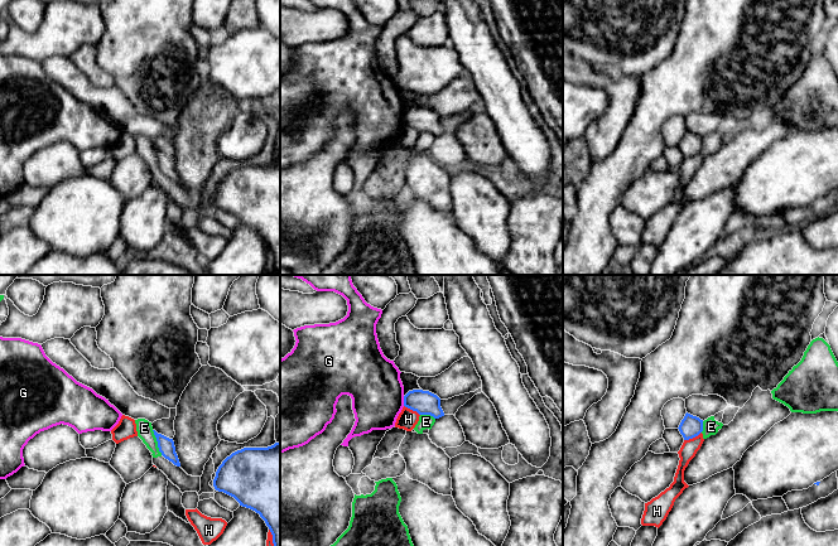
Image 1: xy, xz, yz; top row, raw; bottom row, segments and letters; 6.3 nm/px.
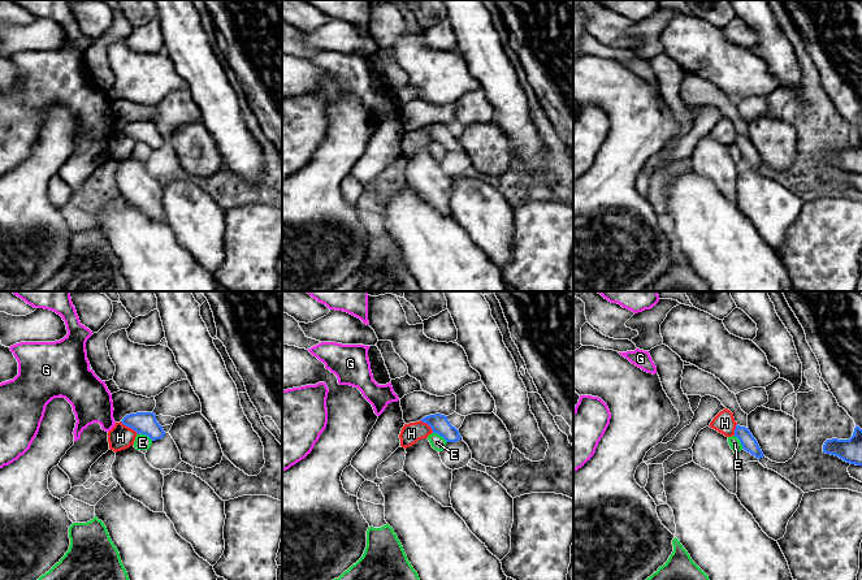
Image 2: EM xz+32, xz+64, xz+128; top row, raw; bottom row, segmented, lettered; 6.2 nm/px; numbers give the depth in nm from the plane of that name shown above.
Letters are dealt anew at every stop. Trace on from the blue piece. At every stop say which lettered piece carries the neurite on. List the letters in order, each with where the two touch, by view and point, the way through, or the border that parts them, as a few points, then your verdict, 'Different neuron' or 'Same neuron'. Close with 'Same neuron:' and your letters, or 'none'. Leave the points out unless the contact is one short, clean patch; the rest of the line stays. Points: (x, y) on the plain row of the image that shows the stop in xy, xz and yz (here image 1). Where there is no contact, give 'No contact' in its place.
E: Touches blue at xy (158, 160). Boundary: xy (152, 148), (158, 168), (162, 172). Different neuron
G: Touches blue at xz (404, 119). Boundary: xz (403, 114), (404, 122). Different neuron
H: Touches blue at yz (692, 155). Different neuron
Same neuron: none

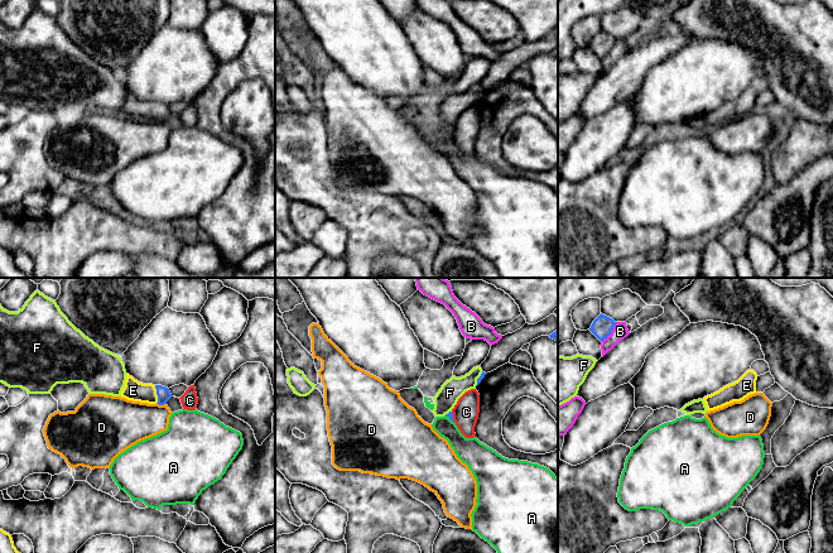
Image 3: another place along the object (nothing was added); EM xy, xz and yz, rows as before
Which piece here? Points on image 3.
A: Touches blue at xz (449, 135). Boundary: xz (446, 131), (453, 139). Different neuron
B: Touches blue at yz (611, 48). Different neuron
C: Touches blue at xz (452, 134). Different neuron
D: Touches blue at xy (162, 121). Boundary: xy (157, 120), (165, 121). Different neuron
E: Touches blue at xy (157, 111). Path across: xy (163, 110), (157, 111), (133, 107). Same neuron
F: Touches blue at xz (477, 96). Different neuron
Same neuron: E

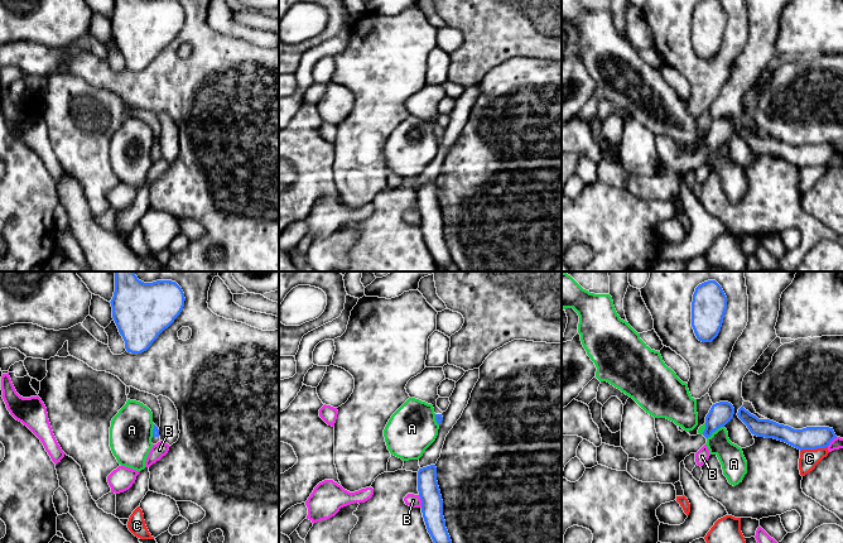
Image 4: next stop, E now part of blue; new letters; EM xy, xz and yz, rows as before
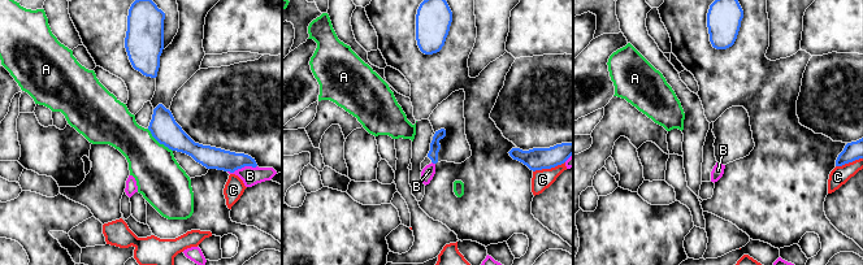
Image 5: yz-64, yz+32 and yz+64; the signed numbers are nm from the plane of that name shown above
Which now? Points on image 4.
A: Touches blue at yz (714, 148). Boundary: yz (723, 143), (718, 144), (707, 155). Different neuron
B: Touches blue at xz (422, 219). Different neuron
C: Touches blue at yz (813, 166). Different neuron
Same neuron: none

